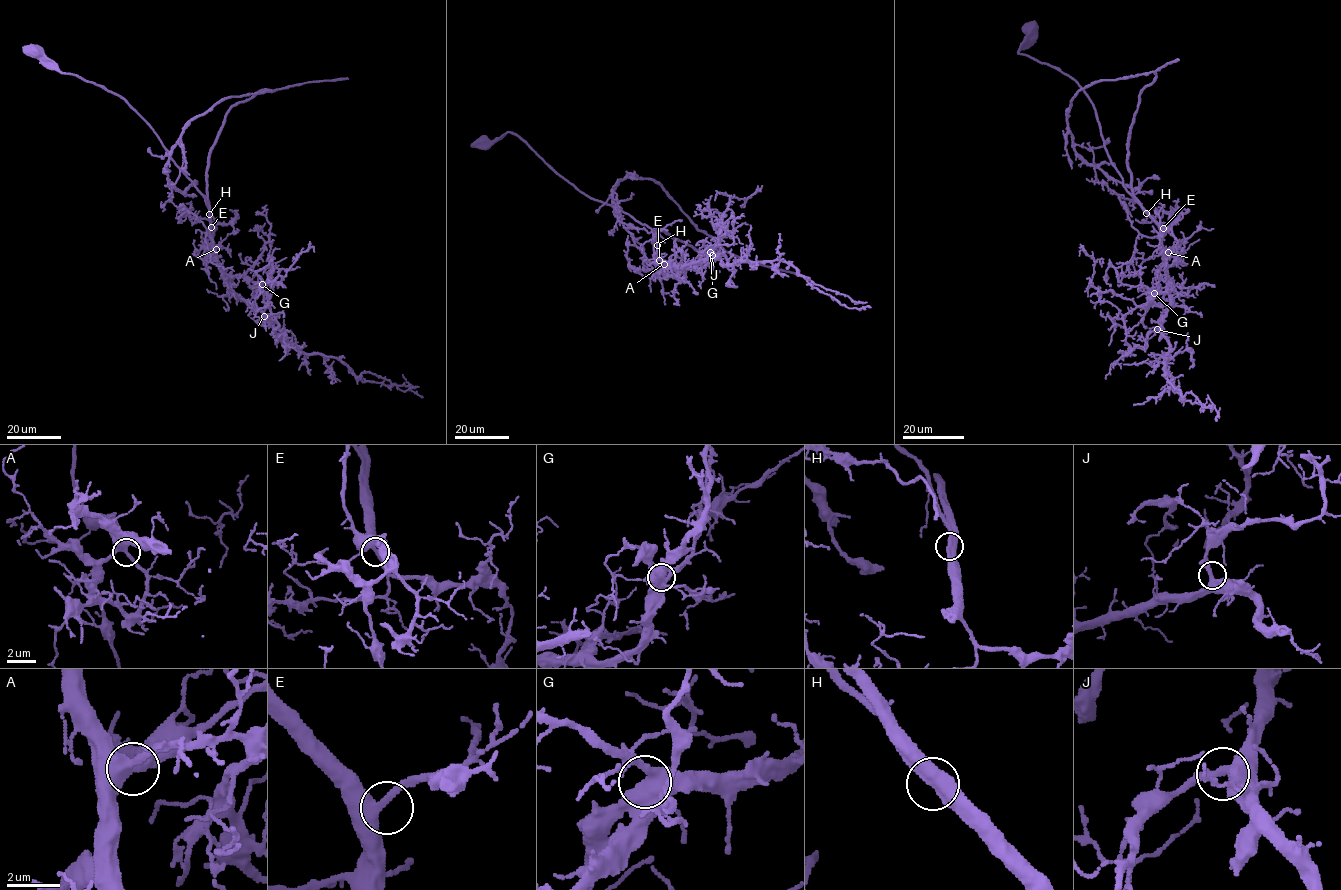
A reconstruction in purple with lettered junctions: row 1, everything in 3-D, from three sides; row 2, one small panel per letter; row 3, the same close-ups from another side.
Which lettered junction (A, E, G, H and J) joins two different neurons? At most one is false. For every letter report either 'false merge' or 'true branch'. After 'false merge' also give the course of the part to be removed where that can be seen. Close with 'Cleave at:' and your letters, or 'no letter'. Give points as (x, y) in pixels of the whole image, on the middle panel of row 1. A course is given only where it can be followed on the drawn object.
A: true branch
E: true branch
G: true branch
H: true branch
J: true branch
Cleave at: no letter

